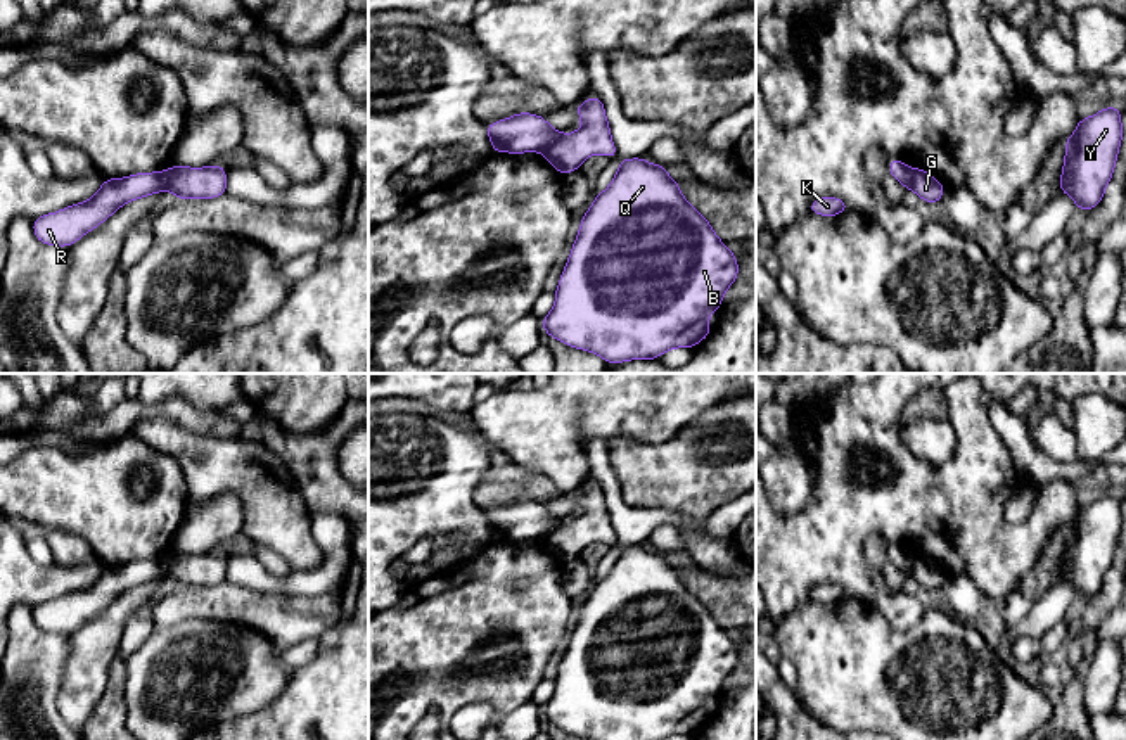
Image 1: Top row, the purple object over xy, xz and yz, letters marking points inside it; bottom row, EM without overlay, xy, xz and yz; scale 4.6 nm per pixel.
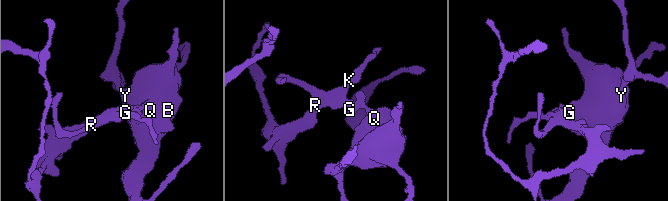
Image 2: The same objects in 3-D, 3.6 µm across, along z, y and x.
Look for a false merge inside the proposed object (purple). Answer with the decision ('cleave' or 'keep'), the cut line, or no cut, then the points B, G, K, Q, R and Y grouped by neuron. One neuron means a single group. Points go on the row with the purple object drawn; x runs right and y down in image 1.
cleave; cut in xz along (564, 133), (542, 151); B G Q Y / K R

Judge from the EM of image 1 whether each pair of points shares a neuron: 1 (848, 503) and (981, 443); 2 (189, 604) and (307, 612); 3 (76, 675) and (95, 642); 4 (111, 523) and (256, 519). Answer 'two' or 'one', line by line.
1: one
2: one
3: one
4: two

